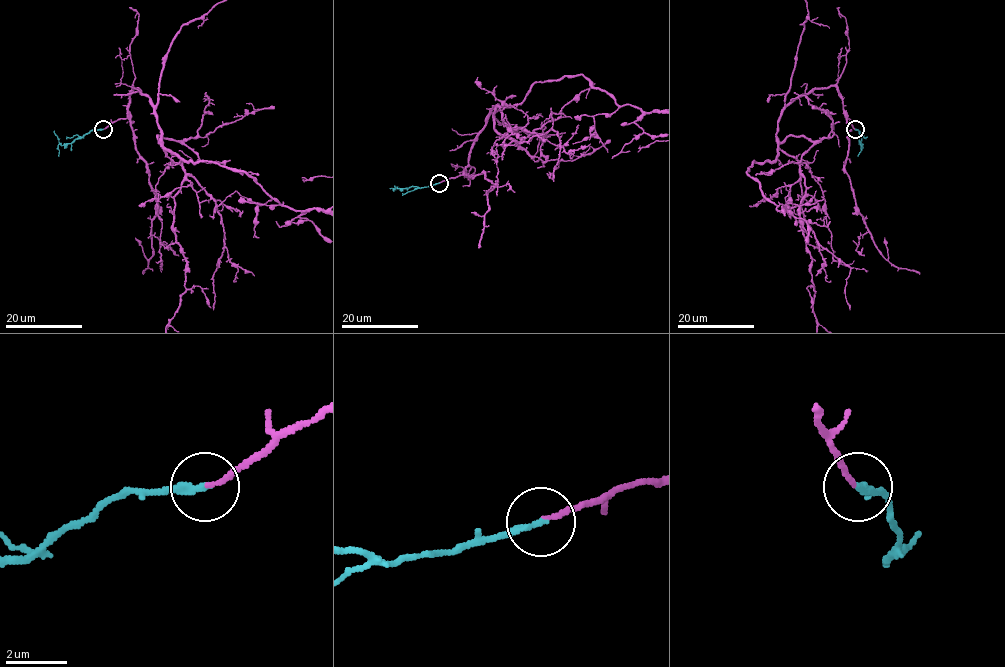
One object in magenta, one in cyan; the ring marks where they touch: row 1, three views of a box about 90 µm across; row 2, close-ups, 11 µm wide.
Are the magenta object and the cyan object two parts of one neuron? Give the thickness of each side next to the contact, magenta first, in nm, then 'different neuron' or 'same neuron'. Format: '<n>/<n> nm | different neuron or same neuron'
140/220 nm | different neuron

